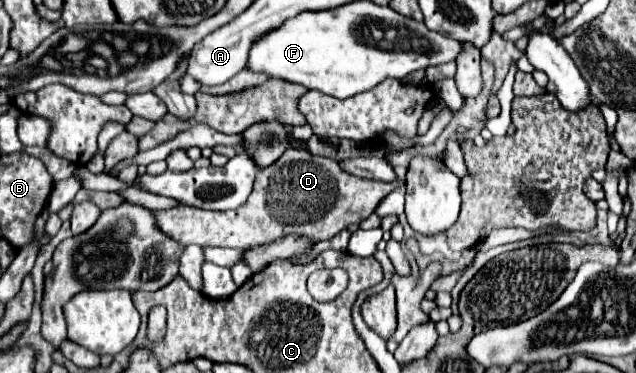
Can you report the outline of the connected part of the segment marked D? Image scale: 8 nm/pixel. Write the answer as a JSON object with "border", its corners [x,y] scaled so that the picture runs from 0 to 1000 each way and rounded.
{"border":[[[453,399],[434,437],[406,464],[390,539],[368,566],[324,566],[280,550],[239,571],[248,614],[289,662],[308,651],[314,662],[390,668],[459,625],[506,646],[525,635],[553,598],[563,603],[579,587],[601,534],[629,496],[632,485],[601,491],[588,480],[566,480],[541,464],[528,426],[497,421],[475,399]]]}

